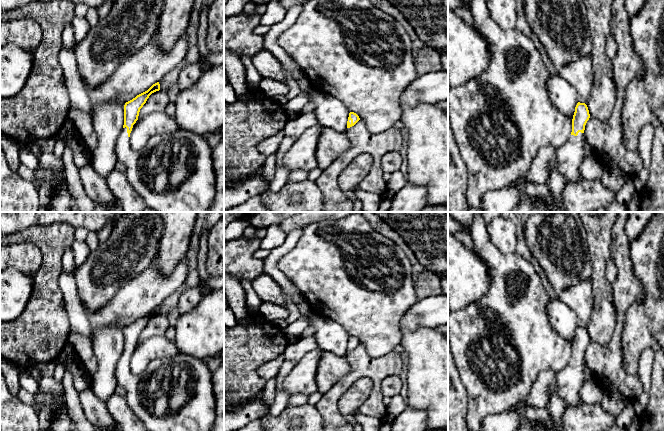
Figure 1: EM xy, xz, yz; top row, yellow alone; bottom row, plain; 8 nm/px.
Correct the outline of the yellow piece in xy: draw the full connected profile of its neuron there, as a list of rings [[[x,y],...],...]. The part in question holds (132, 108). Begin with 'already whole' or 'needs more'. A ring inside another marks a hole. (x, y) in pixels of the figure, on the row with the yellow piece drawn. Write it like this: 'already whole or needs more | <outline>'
needs more | [[[157,82],[147,91],[125,103],[123,130],[115,145],[117,159],[126,165],[124,174],[130,185],[144,199],[146,206],[156,212],[209,212],[215,197],[216,181],[212,161],[212,147],[208,144],[206,136],[179,128],[173,133],[152,136],[146,146],[138,151],[133,150],[130,146],[130,133],[133,125],[138,120],[140,109],[149,96],[159,90],[160,84]]]

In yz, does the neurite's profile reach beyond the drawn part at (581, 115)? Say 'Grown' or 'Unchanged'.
Grown

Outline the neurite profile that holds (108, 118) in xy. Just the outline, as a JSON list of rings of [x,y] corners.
[[[120,100],[97,103],[91,113],[98,142],[95,149],[91,151],[90,163],[105,179],[115,170],[118,162],[115,145],[123,130],[125,103]]]

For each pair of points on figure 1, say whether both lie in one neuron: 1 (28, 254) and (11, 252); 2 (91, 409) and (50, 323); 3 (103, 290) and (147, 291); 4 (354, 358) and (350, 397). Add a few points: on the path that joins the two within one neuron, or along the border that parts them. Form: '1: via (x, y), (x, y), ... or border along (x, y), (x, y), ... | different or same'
1: via (24, 254), (15, 254) | same
2: border along (89, 386), (78, 391) | different
3: border along (136, 275), (126, 282), (102, 307) | different
4: border along (372, 381), (360, 377), (337, 405) | different

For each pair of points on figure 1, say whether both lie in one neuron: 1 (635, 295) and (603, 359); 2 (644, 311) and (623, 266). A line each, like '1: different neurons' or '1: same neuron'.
1: same neuron
2: different neurons

